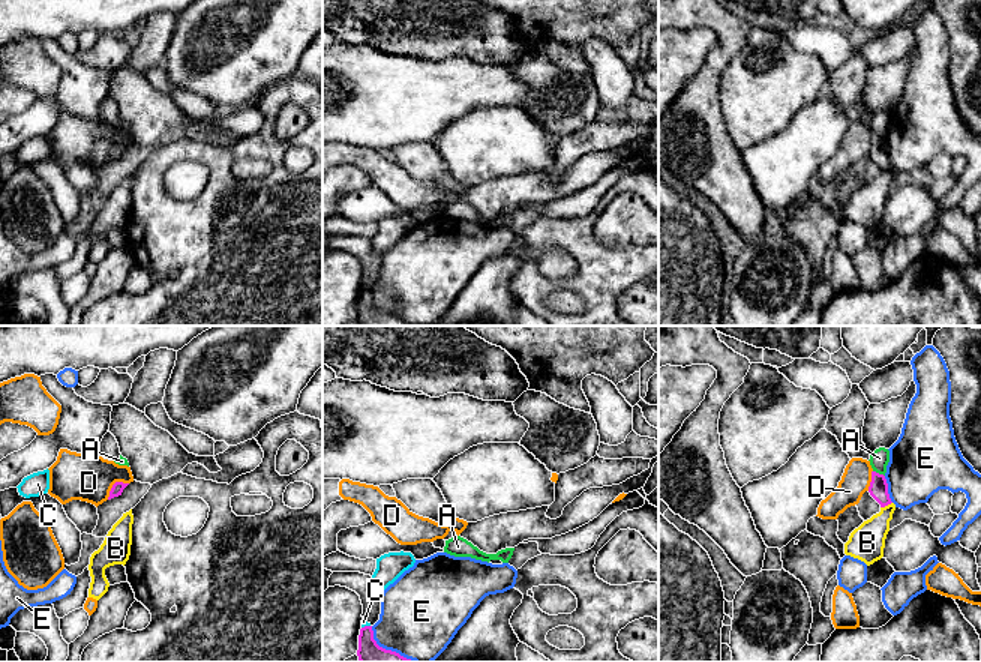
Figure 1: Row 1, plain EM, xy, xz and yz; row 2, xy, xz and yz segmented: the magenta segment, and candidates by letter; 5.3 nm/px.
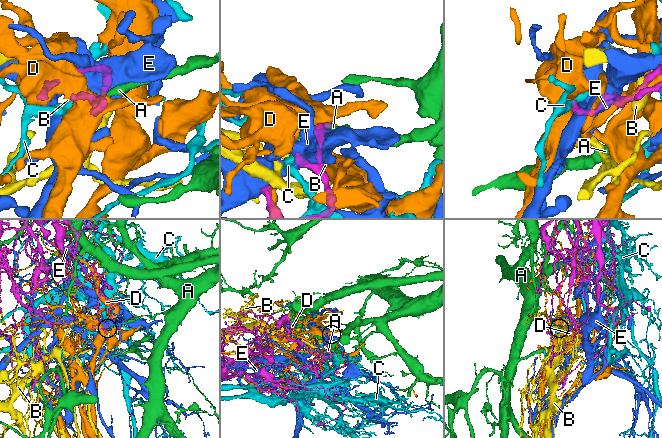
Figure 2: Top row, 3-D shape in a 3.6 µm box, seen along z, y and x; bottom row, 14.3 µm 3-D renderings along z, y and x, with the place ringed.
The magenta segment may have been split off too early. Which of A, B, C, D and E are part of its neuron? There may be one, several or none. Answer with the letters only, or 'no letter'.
no letter

